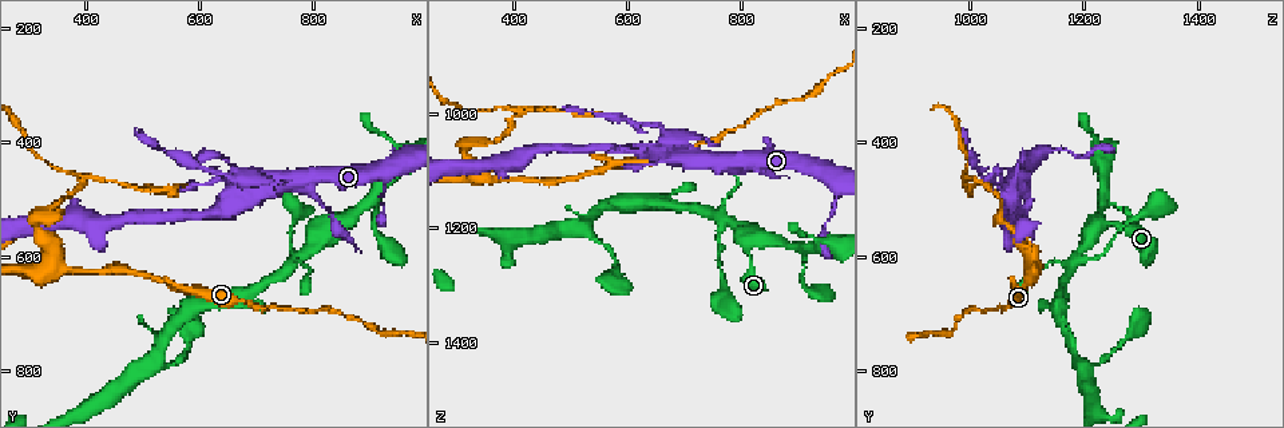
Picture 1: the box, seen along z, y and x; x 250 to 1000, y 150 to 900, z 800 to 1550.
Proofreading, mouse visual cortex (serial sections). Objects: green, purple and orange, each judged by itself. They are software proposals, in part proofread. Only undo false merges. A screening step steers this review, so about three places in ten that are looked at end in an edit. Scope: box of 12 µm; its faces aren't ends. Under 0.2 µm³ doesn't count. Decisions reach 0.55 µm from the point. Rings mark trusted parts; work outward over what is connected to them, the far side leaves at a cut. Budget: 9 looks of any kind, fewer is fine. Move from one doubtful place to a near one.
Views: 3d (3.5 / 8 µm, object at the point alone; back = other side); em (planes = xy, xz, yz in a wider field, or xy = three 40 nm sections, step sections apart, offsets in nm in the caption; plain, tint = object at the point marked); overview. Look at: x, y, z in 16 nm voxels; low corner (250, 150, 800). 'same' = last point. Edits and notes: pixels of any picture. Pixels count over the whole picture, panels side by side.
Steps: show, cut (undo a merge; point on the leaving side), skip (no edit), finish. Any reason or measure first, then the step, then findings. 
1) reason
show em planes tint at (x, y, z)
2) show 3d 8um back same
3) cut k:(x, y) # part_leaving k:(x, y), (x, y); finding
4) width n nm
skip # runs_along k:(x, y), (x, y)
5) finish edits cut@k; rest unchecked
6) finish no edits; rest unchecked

thin neck
show 3d 3.5um at (710, 475, 1080)

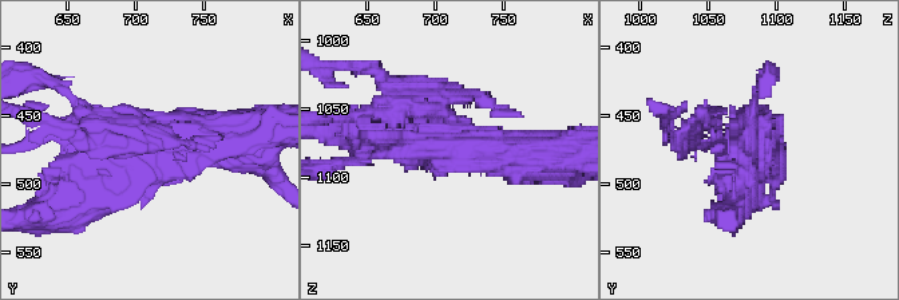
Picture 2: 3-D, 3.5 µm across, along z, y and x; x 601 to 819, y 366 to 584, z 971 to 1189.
need the tissue
show em xy step 5 tint at (710, 480, 1080)

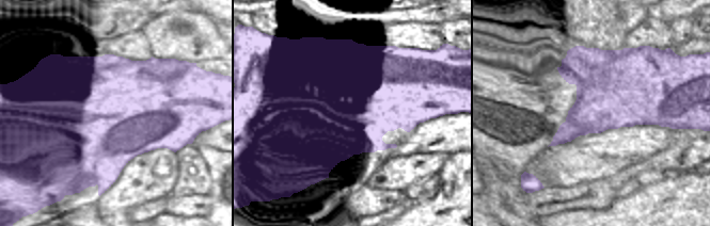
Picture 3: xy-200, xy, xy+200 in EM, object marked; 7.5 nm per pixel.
cut 2:(385, 94) # part_leaving 2:(454, 121), (408, 83), (347, 66); a second cell is stuck on

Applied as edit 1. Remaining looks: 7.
abrupt turn
show 3d 3.5um at (770, 605, 1190)

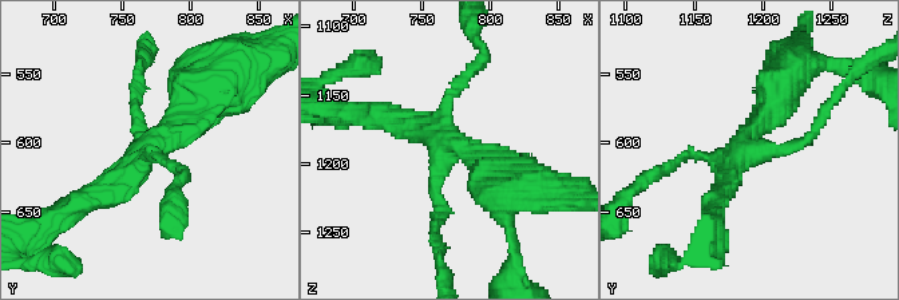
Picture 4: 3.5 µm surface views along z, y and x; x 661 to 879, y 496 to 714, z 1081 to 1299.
now the EM
show em xy step 2 plain at (768, 606, 1188)

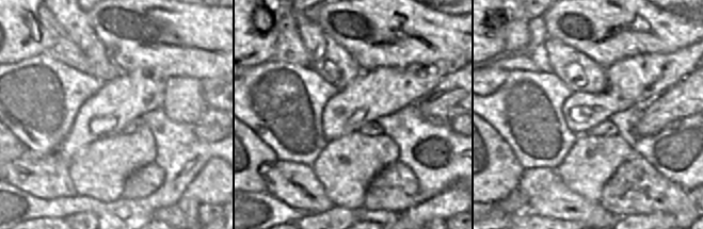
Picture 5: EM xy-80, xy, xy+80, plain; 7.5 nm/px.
with the object marked
show em xy step 2 tint same

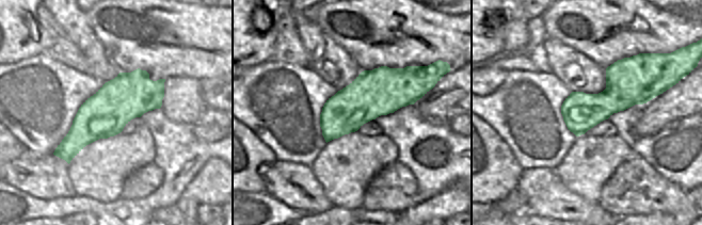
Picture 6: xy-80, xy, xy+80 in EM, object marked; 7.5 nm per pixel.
skip # one cell here

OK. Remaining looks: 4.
narrows sharply
show 3d 3.5um at (310, 540, 1065)

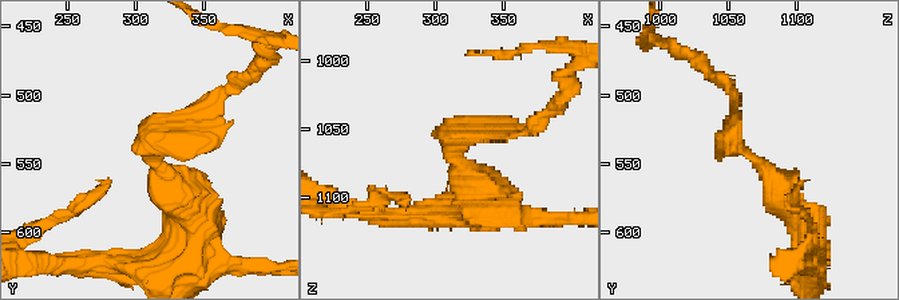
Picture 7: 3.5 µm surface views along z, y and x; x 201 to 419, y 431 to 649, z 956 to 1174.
arm_widths 150, 400 nm; now the EM
show em xy step 5 tint at (316, 540, 1064)

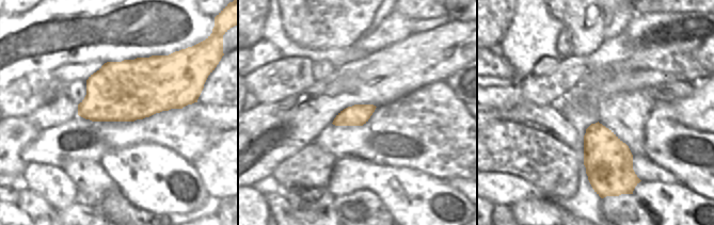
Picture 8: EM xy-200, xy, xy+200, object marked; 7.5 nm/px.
skip # runs_along 7:(799, 217), (729, 139), (729, 106); one cell here

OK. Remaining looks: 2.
show 3d 3.5um at (400, 460, 990)

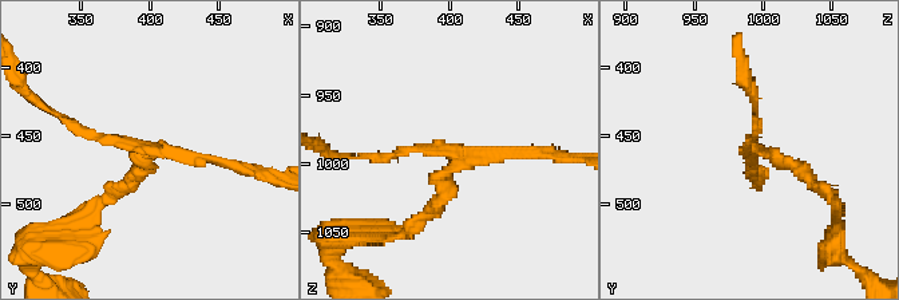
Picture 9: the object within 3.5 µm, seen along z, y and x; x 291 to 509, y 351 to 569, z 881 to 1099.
show em xy step 3 tint at (396, 460, 992)

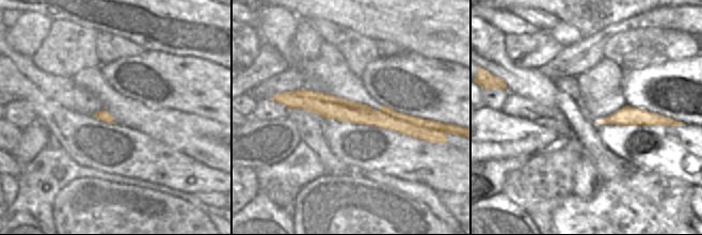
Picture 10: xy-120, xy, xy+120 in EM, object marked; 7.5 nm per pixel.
cut 9:(105, 141) # border 10:(381, 110), (391, 116), (431, 129); a second cell is stuck on

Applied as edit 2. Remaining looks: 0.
finish edits cut@2, cut@9; rest unchecked

